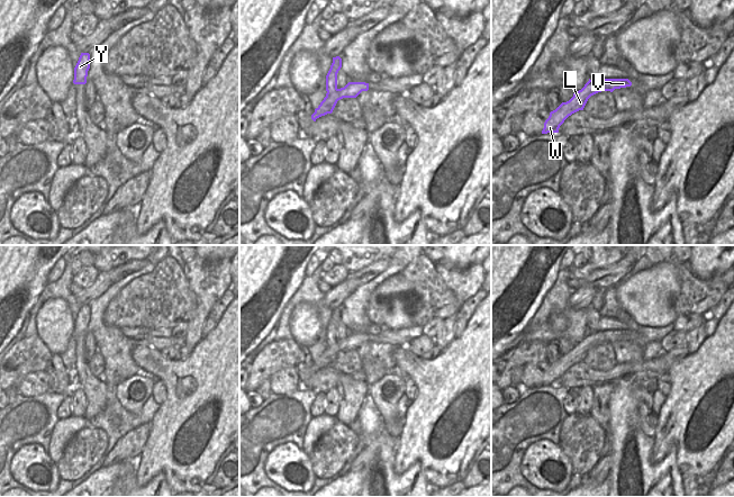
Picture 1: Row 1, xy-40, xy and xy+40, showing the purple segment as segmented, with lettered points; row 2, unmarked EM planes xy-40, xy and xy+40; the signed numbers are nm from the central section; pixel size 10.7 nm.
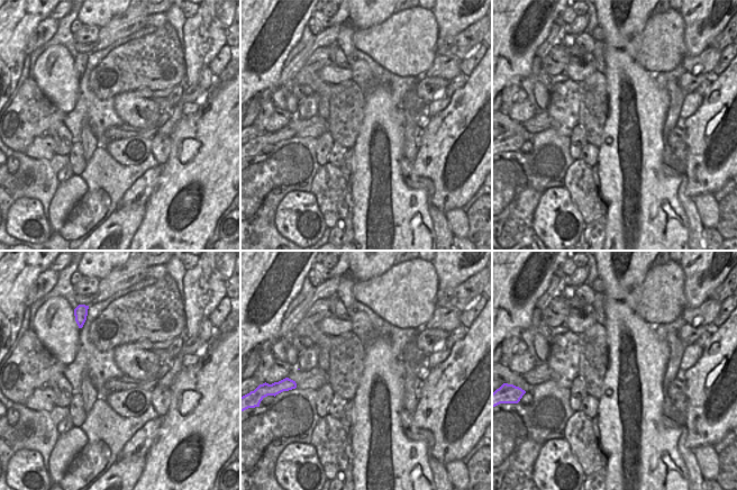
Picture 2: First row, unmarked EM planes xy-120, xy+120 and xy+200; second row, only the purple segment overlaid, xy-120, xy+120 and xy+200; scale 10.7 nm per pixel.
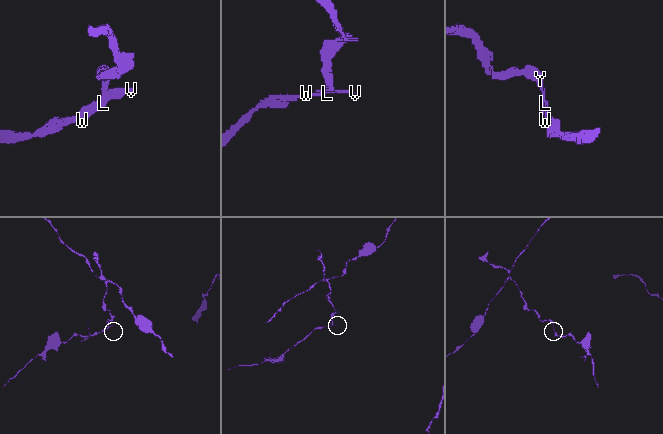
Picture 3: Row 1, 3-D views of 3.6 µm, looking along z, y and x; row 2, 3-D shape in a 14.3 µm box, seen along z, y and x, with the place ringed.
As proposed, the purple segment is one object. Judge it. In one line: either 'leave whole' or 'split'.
split

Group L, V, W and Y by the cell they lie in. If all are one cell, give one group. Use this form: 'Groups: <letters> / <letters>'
Groups: L V W / Y.

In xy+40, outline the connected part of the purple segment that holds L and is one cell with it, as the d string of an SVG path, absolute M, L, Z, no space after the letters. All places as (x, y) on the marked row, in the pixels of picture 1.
M597 79L590 80L573 97L562 102L555 110L550 112L549 118L544 123L542 134L559 133L560 126L572 114L583 110L588 99L601 91L613 92L615 89L631 87L632 82L628 79Z

